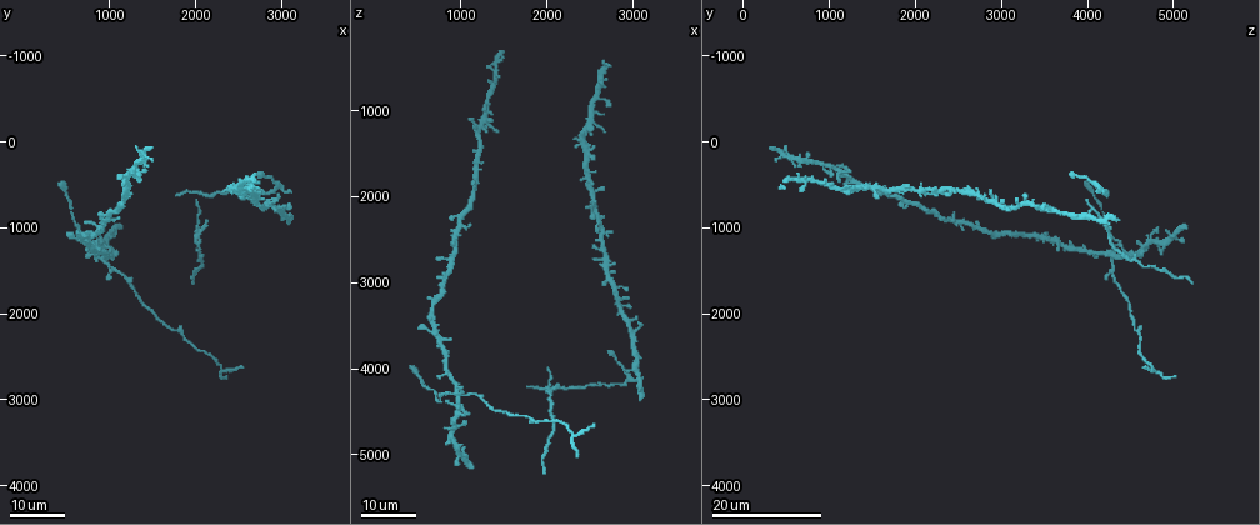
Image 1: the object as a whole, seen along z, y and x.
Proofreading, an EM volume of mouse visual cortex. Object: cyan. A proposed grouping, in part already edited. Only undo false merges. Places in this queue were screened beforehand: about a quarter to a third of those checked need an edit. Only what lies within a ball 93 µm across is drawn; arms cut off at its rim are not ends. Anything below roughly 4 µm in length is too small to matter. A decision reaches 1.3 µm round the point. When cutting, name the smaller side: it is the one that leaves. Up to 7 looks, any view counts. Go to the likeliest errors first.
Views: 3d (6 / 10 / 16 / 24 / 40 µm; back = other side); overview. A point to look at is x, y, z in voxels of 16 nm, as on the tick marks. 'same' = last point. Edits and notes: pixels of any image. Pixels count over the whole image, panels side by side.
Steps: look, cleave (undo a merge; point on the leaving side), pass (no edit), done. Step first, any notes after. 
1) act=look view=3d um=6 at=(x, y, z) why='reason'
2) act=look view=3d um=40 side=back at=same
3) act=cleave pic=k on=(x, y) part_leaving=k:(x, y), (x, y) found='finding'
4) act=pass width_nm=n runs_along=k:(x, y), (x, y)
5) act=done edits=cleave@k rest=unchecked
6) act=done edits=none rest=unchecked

act=look view=3d um=16 at=(950, 1350, 4300) why='four-way junction'

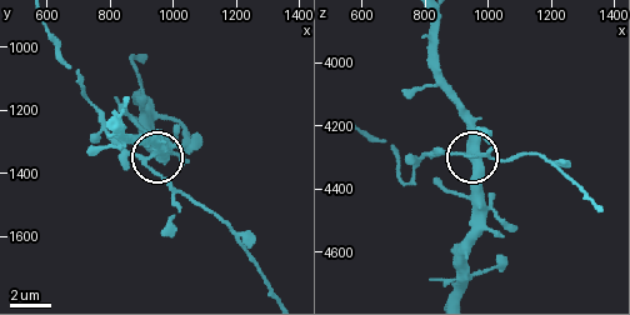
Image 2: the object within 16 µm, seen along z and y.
act=look view=3d um=10 at=same why='closer look'

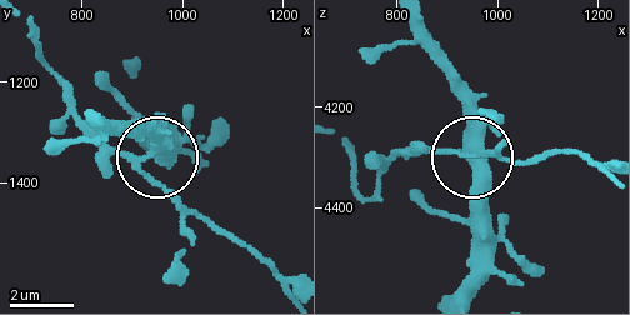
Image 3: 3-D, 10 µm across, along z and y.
act=pass arms=4 found='all the same neuron'

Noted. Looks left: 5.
act=look view=3d um=24 at=(2050, 1200, 4250) why='sudden change in width'

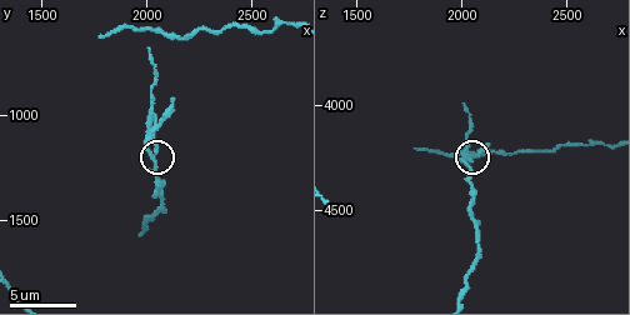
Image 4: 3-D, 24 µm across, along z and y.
act=look view=3d um=6 at=(2040, 1150, 4280)

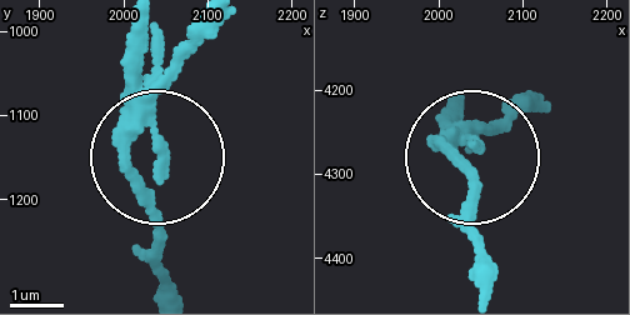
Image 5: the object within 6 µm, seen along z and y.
act=cleave pic=5 on=(188, 36) part_leaving=5:(144, 103), (189, 26) found='two neurons meet here'

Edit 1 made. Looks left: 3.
act=look view=overview why='redraw'

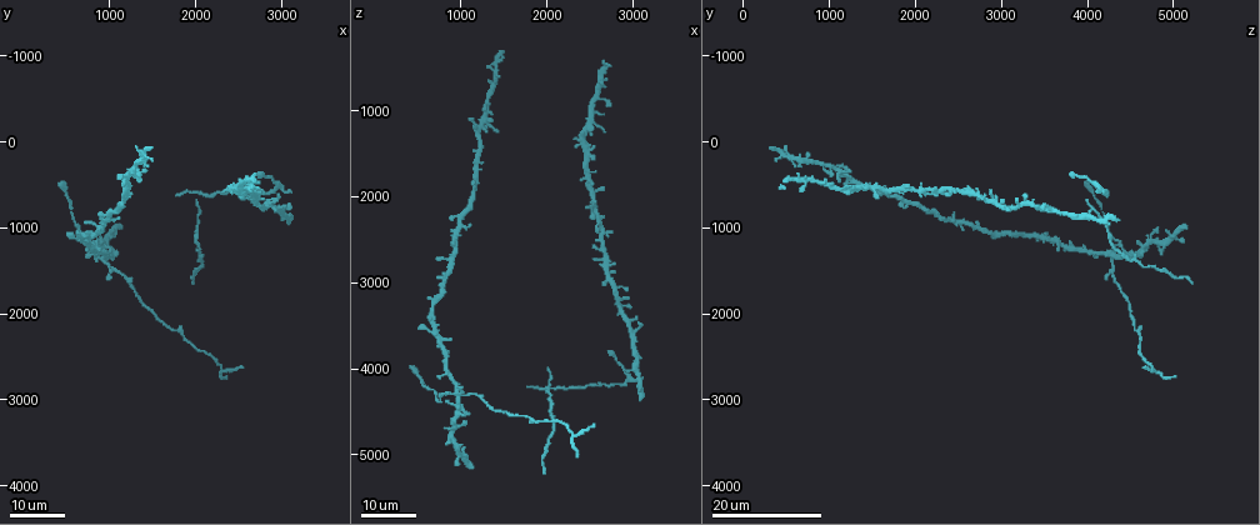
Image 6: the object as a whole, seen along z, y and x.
act=look view=3d um=24 at=(2050, 1400, 4600) why='calibre changes'

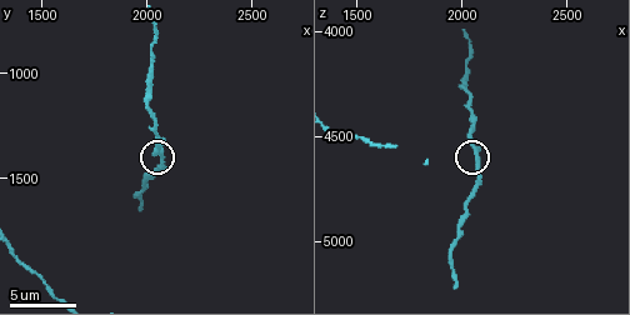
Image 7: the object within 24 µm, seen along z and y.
act=look view=3d um=10 at=(2070, 1380, 4580)

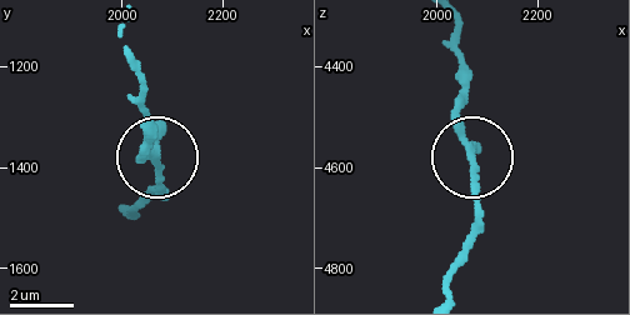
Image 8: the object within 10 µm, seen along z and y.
act=pass arms=3 found='all the same neuron'

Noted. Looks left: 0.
act=done edits=cleave@5 rest=unchecked

